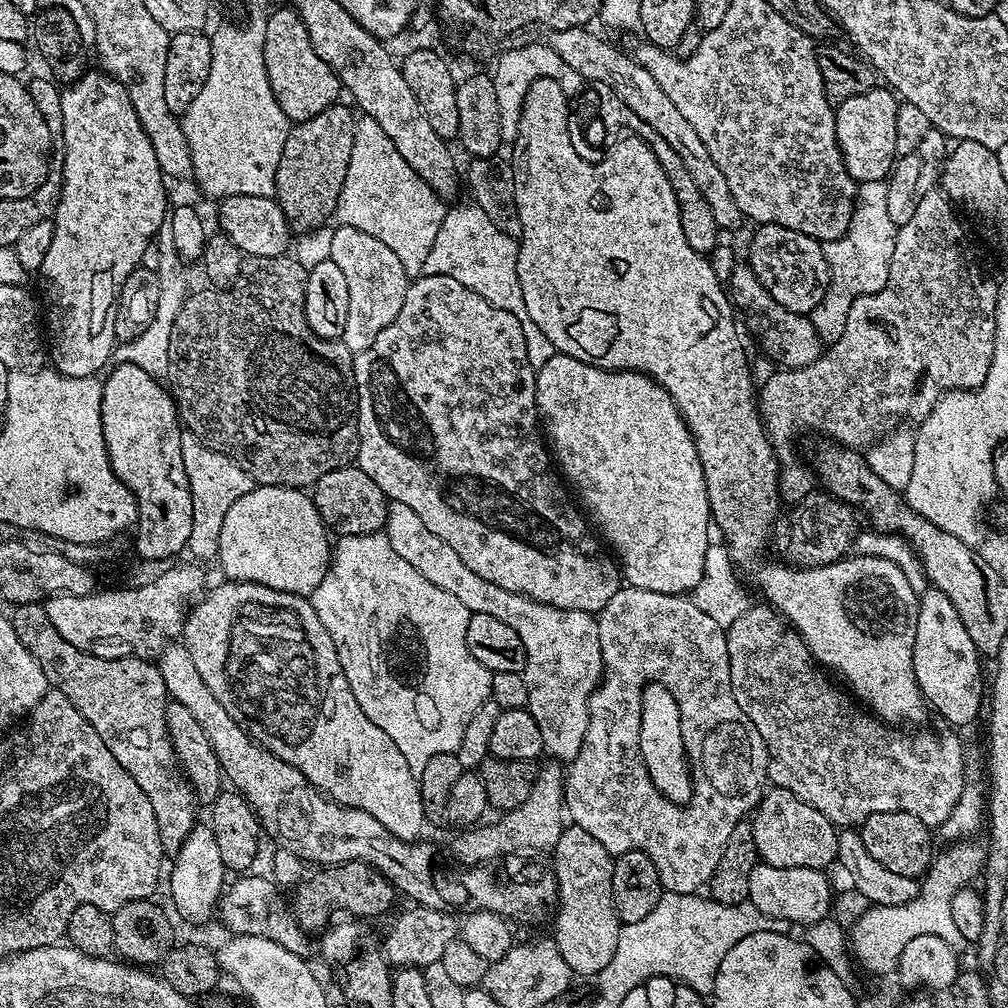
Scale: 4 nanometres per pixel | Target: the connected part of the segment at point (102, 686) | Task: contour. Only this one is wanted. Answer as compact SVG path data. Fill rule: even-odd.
M43 603L17 604L11 611L10 619L14 626L14 634L18 634L18 642L22 642L22 646L26 646L26 650L30 650L30 654L36 659L38 666L42 666L42 674L46 674L49 685L55 691L66 694L66 698L70 698L70 702L78 710L78 714L82 714L82 718L86 718L86 722L90 722L90 726L94 726L94 730L98 730L98 738L102 738L102 742L106 742L106 750L110 750L110 754L114 754L114 758L118 758L118 762L124 767L126 774L130 774L130 778L134 778L134 782L138 782L138 786L142 786L142 794L146 794L146 798L150 798L150 807L154 810L154 818L158 818L158 838L160 839L160 845L164 847L165 853L176 853L182 846L182 842L186 842L186 838L192 833L192 829L197 827L196 808L198 809L198 801L195 792L188 785L188 781L184 779L184 773L177 761L174 750L172 749L172 743L168 737L166 710L170 703L170 697L166 690L166 682L162 682L162 674L156 669L155 663L151 659L142 656L98 658L94 654L86 654L82 650L78 650L78 646L70 646L70 642L66 642L66 638L62 638L62 634L58 634L58 630L54 630L54 625L50 623L50 618L46 618L46 610Z

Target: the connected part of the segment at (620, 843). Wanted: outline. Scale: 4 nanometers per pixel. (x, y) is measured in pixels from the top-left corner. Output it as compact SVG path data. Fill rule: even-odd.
M621 586L618 590L618 594L614 594L614 598L610 598L610 602L606 602L606 606L598 614L596 622L598 626L598 642L602 646L602 662L604 663L604 674L600 677L600 685L597 686L595 691L592 692L592 697L588 703L588 725L586 726L586 738L582 742L582 746L578 750L576 757L567 765L566 775L564 778L564 807L567 815L570 817L571 823L577 824L582 830L586 830L586 834L591 834L594 838L598 838L598 842L602 842L602 846L606 846L606 850L612 857L621 856L627 852L641 852L646 854L650 858L650 862L654 862L654 866L658 866L658 874L660 875L660 887L665 892L677 892L678 894L690 895L692 893L699 893L701 889L707 885L708 880L714 874L714 870L718 870L718 862L722 858L722 850L726 850L726 841L730 839L730 833L733 832L734 826L738 826L740 820L745 819L759 804L761 796L766 791L766 781L768 780L768 751L766 750L766 742L762 738L762 734L758 734L758 730L754 726L752 721L745 712L738 706L738 702L734 698L732 693L732 687L730 686L730 654L728 653L728 637L725 629L718 626L718 622L714 622L714 618L710 618L710 614L702 614L702 610L698 610L698 606L692 598L687 595L681 594L679 596L671 596L670 594L658 594L654 590L642 590L641 588L634 588L631 586ZM651 682L653 684L661 684L666 686L666 690L670 690L670 694L674 694L674 698L678 702L682 713L682 719L684 721L684 755L688 758L688 767L692 773L692 797L688 799L687 804L681 806L673 804L660 793L660 791L654 786L654 782L650 778L650 774L646 770L644 765L644 759L640 753L640 715L642 714L642 698L644 697L644 690L646 685Z

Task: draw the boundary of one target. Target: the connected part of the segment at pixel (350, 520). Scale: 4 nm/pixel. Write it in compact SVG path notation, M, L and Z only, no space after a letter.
M349 466L330 470L330 474L322 474L318 482L311 485L310 495L324 527L337 537L356 537L358 534L374 534L381 531L388 522L389 499L382 489L363 472L359 466Z

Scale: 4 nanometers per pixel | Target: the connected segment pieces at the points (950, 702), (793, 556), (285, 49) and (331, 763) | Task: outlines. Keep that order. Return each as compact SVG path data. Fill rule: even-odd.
M931 586L919 593L918 626L914 630L914 678L932 708L948 724L968 724L986 704L986 676L980 673L982 657L962 626L954 602ZM925 591L925 592L924 592Z
M814 490L809 494L807 500L795 505L788 516L788 525L785 526L784 532L777 531L774 536L774 548L781 552L783 559L789 565L797 568L816 568L819 564L833 564L835 560L843 560L845 556L853 551L856 542L856 525L857 509L852 505L842 502L837 496L831 496L823 490Z
M284 6L277 12L268 12L266 22L266 38L264 39L264 61L266 74L270 78L270 90L274 90L274 98L278 106L291 122L299 122L306 118L314 118L314 114L322 114L342 96L342 85L334 70L310 46L310 34L306 26L302 26L302 18L290 6Z
M223 583L189 611L182 633L182 643L190 658L194 658L202 682L210 686L210 694L226 706L226 714L247 730L257 744L282 758L282 762L290 762L329 800L366 810L394 838L419 841L420 831L426 828L420 781L406 758L402 758L402 750L394 746L390 734L378 730L366 718L362 706L358 706L354 690L350 690L350 682L346 682L346 674L338 662L338 650L334 650L334 642L326 626L322 626L322 618L318 618L311 599L261 584Z

